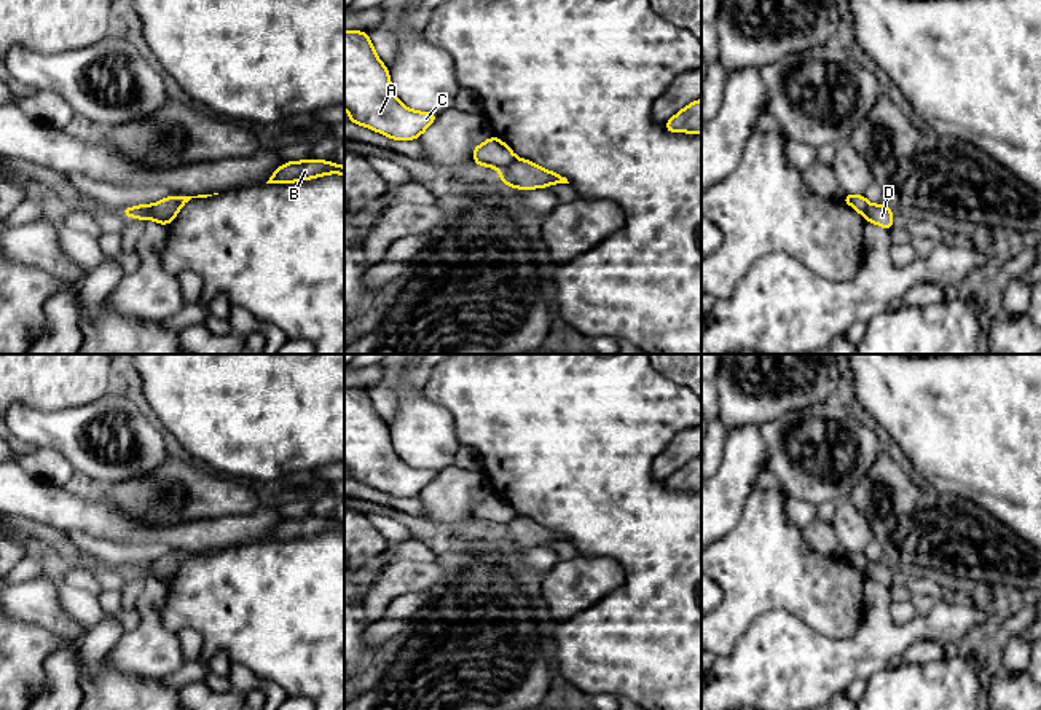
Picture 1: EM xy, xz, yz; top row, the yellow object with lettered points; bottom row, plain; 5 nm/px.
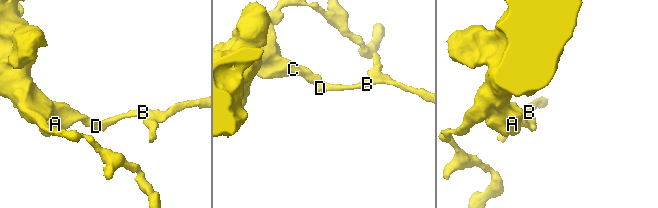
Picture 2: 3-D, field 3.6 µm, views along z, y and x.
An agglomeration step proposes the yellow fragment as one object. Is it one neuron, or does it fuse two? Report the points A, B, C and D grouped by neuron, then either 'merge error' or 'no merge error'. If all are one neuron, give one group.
groups A C / B D; merge error

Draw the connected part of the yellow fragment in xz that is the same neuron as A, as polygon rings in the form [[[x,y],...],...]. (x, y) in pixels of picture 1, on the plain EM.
[[[344,388],[344,466],[349,479],[394,498],[421,495],[438,474],[411,467],[397,456],[387,424],[360,388]]]

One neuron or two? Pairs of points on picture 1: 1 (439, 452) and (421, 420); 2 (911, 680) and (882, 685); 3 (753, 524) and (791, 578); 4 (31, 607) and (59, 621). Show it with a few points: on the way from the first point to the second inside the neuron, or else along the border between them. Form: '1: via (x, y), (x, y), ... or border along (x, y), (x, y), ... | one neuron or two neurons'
1: via (431, 444), (423, 436), (421, 428) | one neuron
2: via (904, 685), (888, 685) | one neuron
3: via (764, 536), (766, 552), (778, 565) | one neuron
4: via (37, 607), (42, 607), (53, 618) | one neuron

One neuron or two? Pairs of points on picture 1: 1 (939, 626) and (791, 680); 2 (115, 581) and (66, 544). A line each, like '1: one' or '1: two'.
1: one
2: one

